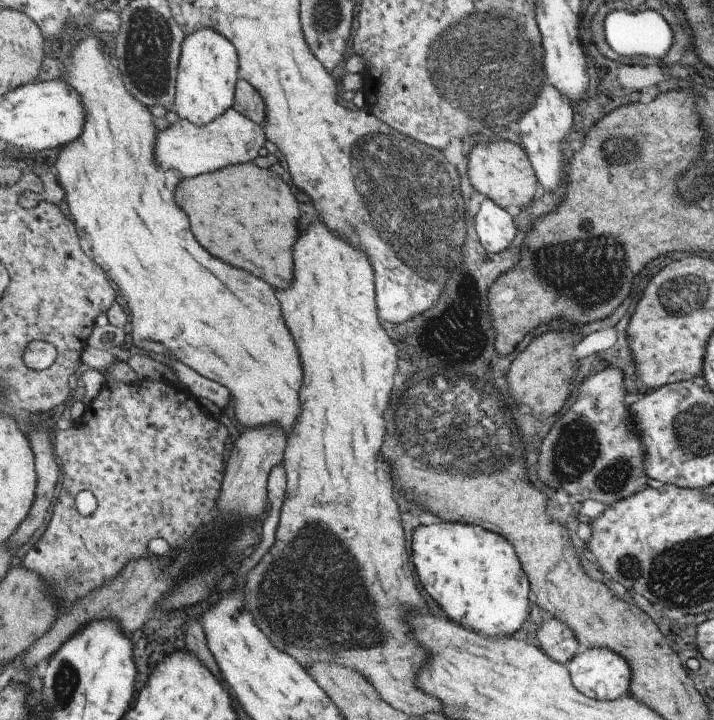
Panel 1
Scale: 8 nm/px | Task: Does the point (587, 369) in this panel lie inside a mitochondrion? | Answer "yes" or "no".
no

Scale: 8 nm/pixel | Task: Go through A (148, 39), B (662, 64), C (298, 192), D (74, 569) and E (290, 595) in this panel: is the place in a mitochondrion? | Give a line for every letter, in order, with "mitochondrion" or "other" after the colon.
A: mitochondrion
B: other
C: other
D: mitochondrion
E: mitochondrion

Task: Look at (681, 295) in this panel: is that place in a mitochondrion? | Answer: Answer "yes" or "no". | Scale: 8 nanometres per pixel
yes

